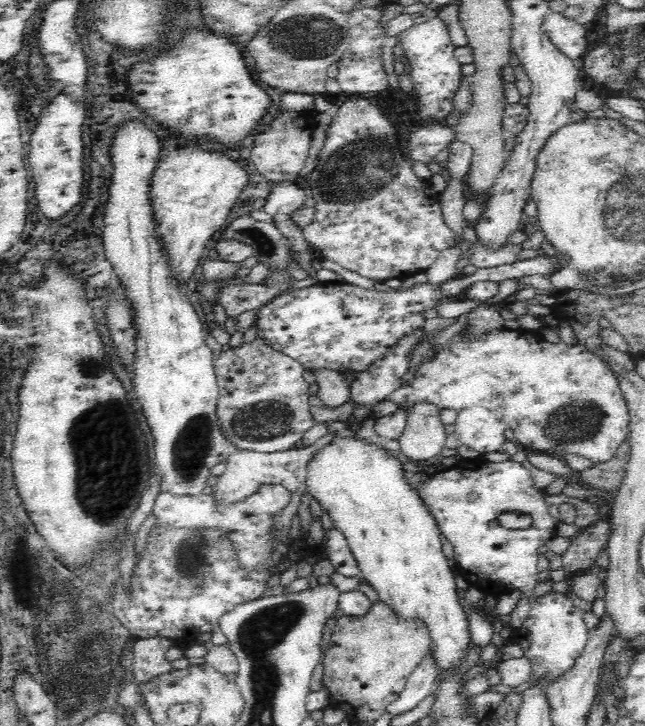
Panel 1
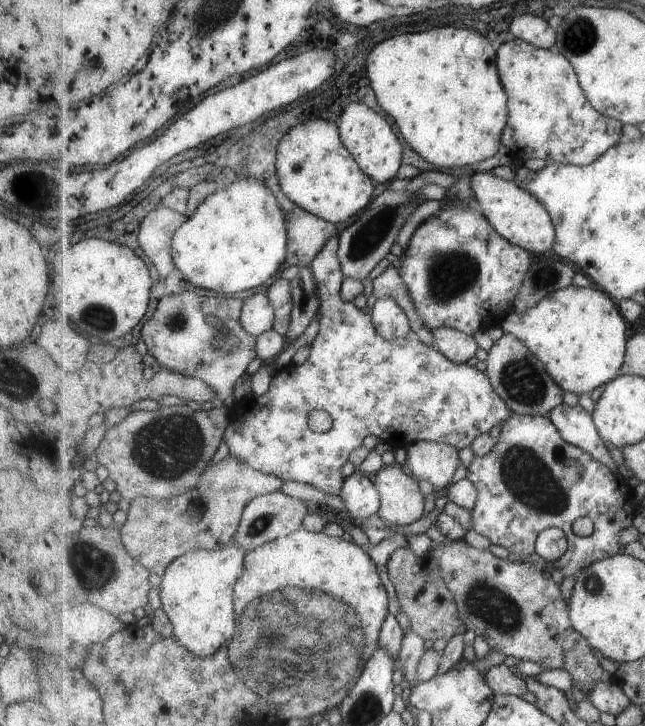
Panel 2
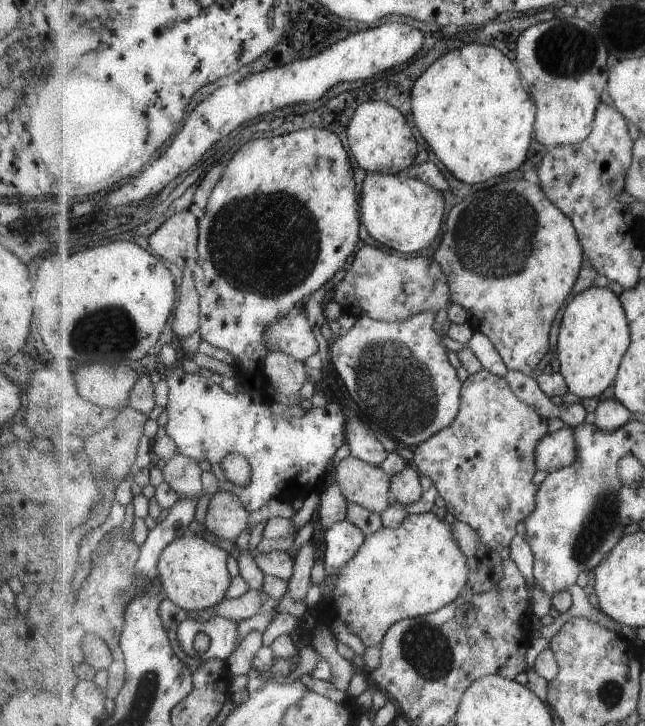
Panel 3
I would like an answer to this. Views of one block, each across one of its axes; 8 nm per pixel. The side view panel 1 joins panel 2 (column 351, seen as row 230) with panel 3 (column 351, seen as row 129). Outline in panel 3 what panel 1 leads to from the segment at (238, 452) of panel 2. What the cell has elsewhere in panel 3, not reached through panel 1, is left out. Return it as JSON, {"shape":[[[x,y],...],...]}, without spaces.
{"shape":[[[425,310],[394,323],[363,316],[356,319],[349,330],[339,334],[328,350],[330,362],[340,378],[343,378],[344,386],[349,388],[353,400],[359,404],[369,424],[387,432],[398,444],[414,449],[453,425],[462,405],[463,383],[447,358],[448,349],[443,339],[435,330],[435,316]]]}

